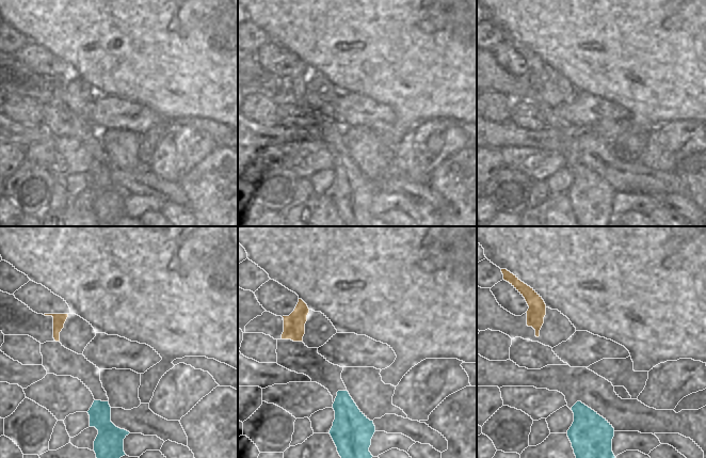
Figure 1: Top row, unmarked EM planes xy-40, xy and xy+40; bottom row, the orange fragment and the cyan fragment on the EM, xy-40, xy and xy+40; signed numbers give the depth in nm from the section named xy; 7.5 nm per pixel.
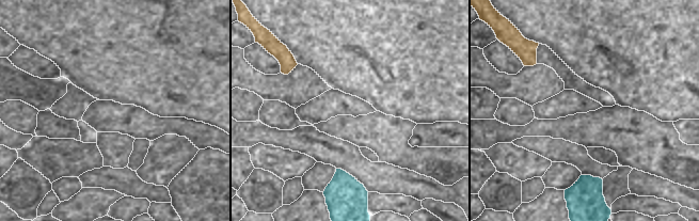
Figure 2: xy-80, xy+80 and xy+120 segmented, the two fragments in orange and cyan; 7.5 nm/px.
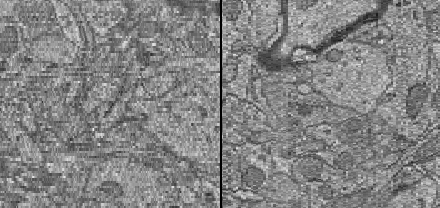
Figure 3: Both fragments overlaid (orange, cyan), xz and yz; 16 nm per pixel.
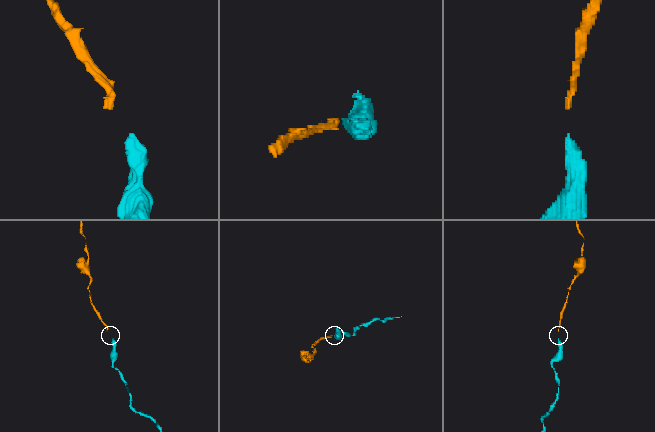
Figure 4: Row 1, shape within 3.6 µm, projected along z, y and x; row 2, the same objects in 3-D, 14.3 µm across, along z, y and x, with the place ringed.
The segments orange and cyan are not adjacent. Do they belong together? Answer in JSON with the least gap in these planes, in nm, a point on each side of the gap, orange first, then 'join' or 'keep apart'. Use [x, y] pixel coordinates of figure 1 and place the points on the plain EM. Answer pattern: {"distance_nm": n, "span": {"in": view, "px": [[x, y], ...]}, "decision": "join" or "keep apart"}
{"distance_nm": 460, "span": {"in": "xy", "px": [[302, 101], [338, 152]]}, "decision": "join"}

